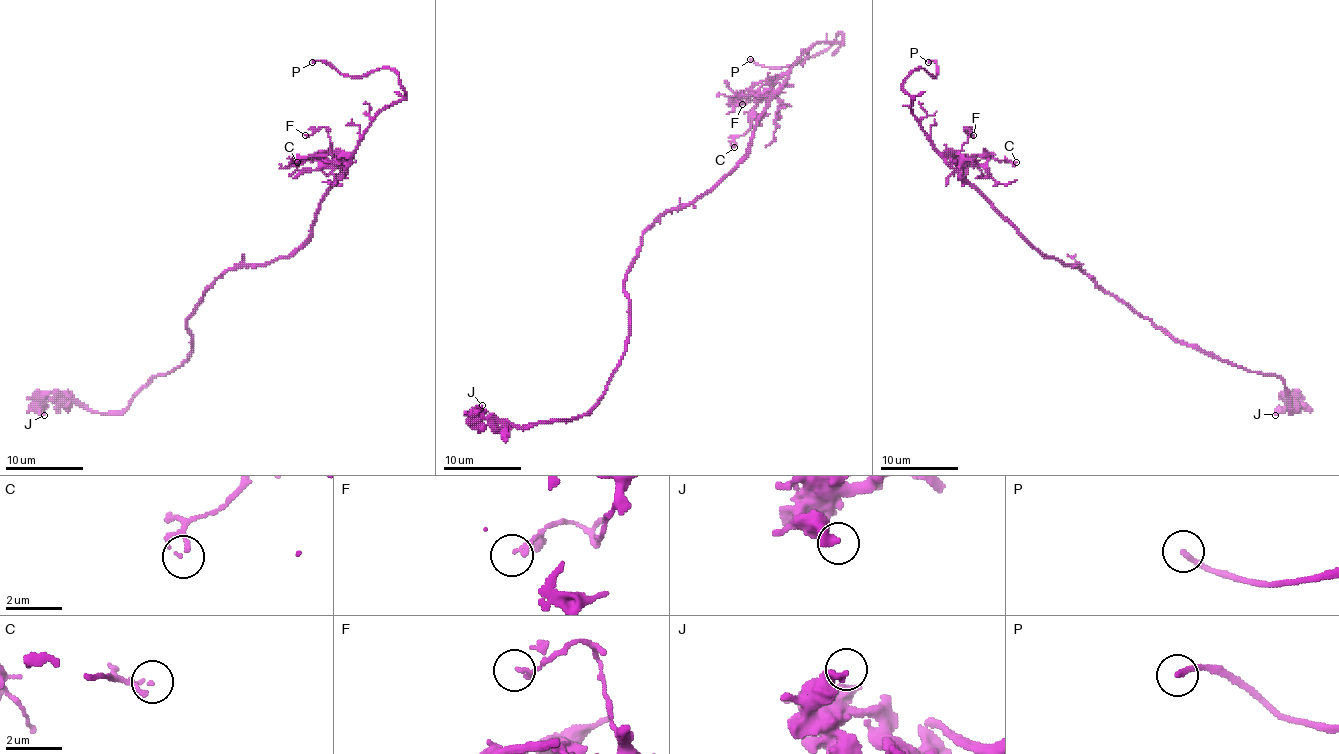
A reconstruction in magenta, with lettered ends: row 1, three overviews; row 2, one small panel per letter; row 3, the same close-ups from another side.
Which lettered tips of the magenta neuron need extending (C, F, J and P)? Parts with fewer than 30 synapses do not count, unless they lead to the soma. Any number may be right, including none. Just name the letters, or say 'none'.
P

